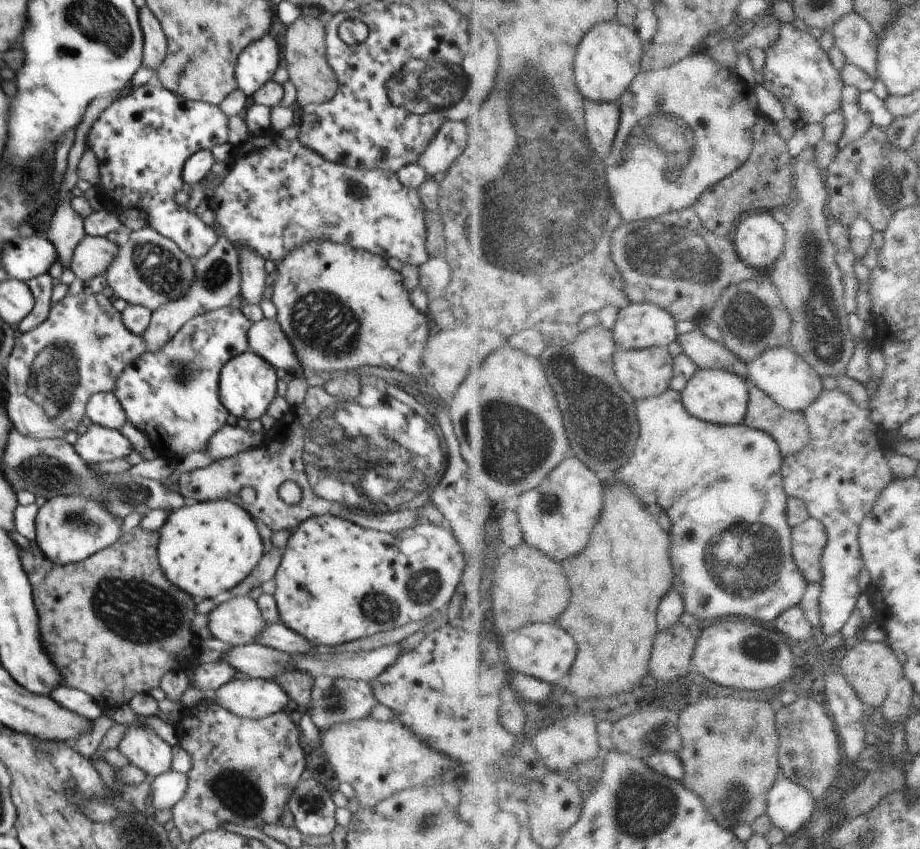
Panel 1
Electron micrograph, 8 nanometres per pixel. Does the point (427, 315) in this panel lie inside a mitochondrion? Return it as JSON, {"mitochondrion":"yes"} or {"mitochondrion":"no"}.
{"mitochondrion":"no"}

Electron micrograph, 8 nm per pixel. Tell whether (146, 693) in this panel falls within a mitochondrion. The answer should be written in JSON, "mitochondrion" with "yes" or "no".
{"mitochondrion":"no"}

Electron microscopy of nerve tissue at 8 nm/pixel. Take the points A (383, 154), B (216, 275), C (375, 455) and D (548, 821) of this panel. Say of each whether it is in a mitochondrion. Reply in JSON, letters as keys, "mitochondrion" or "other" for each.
{"A":"other","B":"mitochondrion","C":"mitochondrion","D":"other"}

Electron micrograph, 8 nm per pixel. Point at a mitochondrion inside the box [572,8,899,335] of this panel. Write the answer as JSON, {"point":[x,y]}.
{"point":[674,248]}

